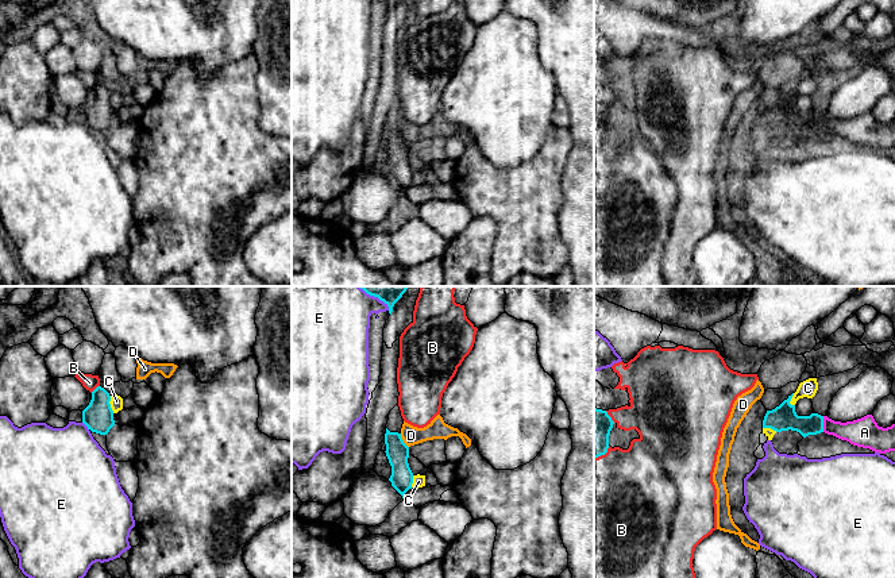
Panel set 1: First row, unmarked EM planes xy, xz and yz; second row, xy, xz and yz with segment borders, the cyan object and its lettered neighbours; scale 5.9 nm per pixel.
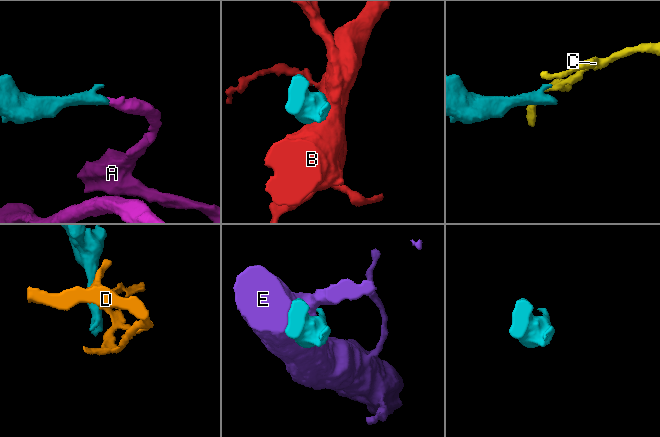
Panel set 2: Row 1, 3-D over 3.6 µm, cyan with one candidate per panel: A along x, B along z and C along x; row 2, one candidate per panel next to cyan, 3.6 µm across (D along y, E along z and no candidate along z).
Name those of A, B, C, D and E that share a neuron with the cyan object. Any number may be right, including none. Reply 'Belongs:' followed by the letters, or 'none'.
Belongs: A

